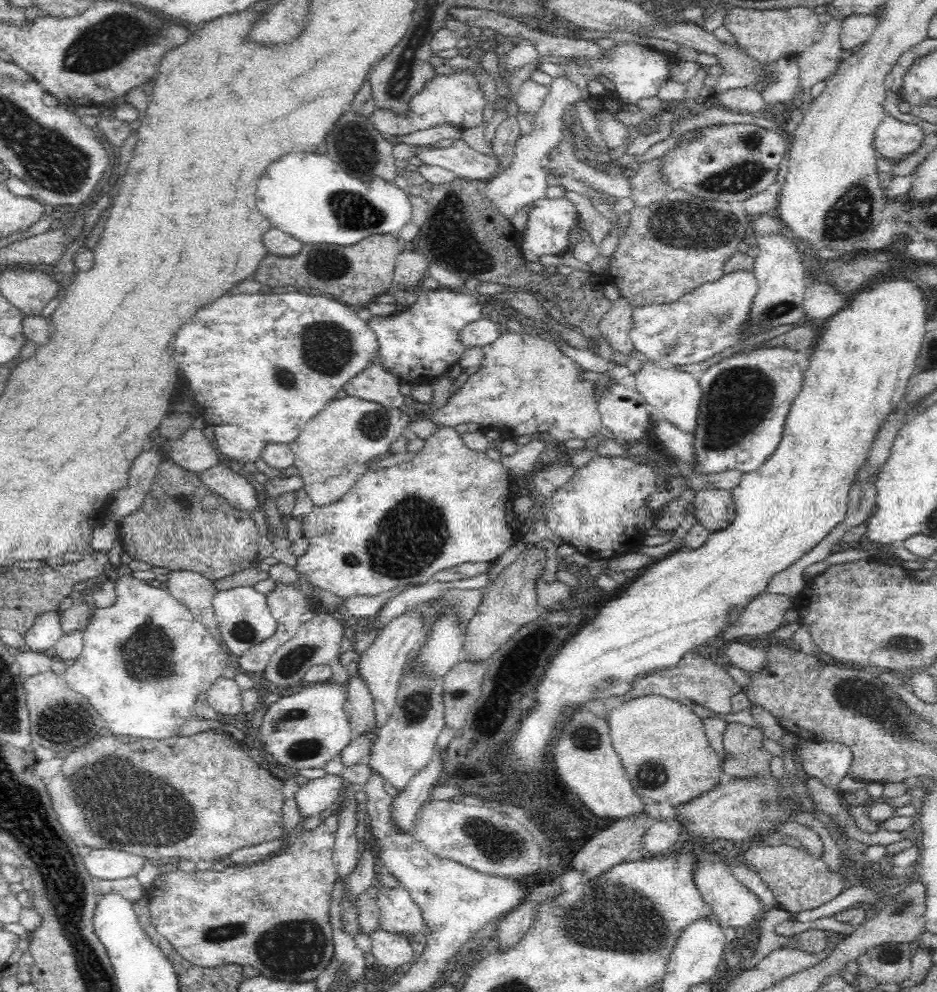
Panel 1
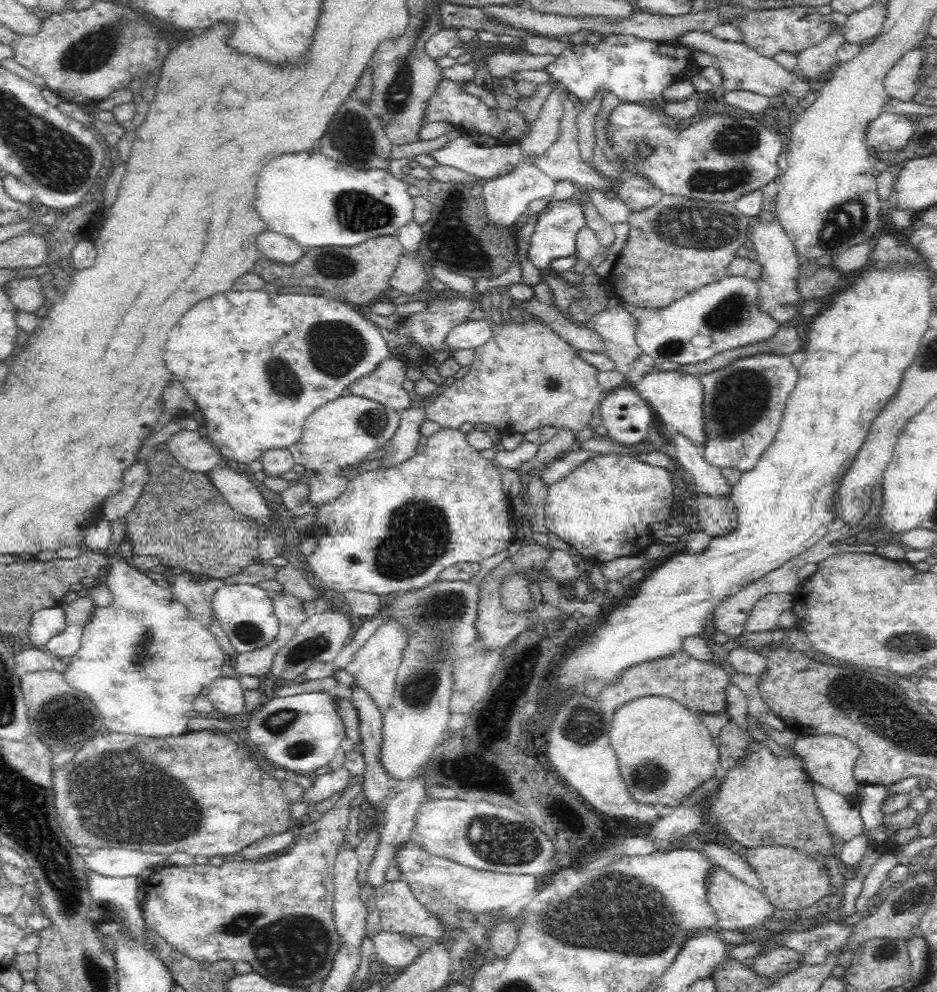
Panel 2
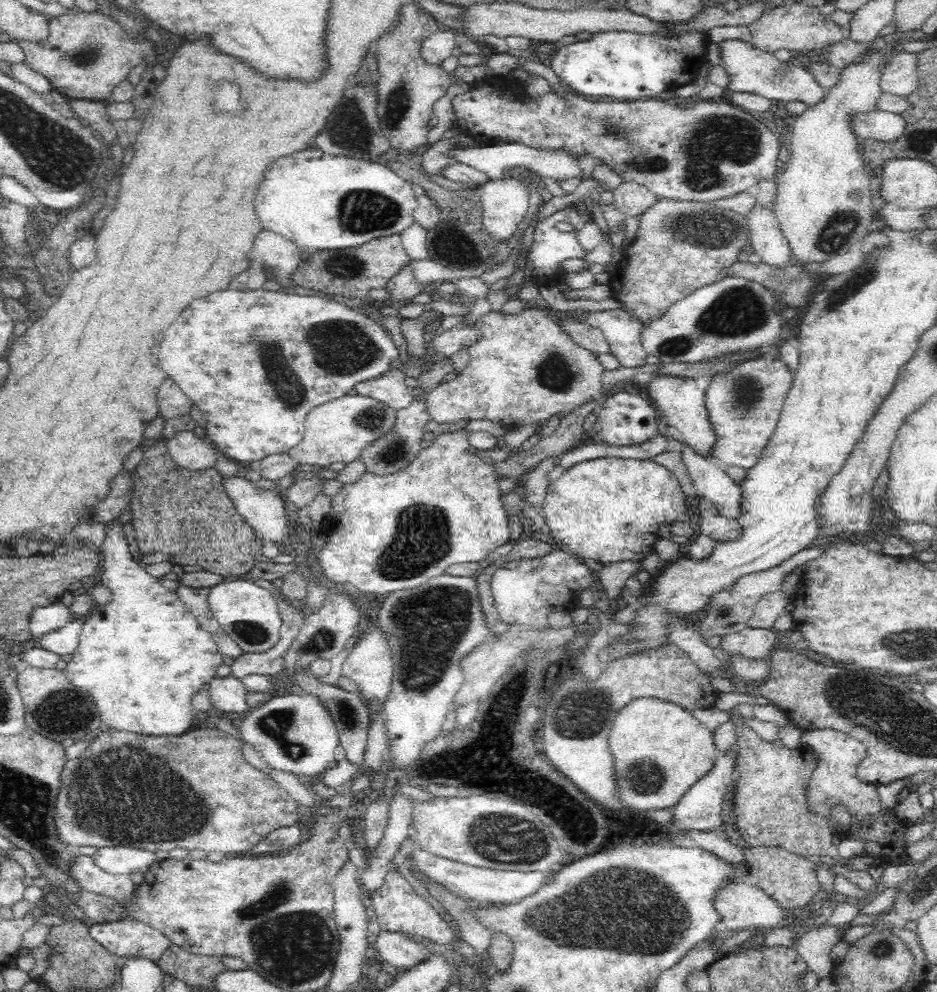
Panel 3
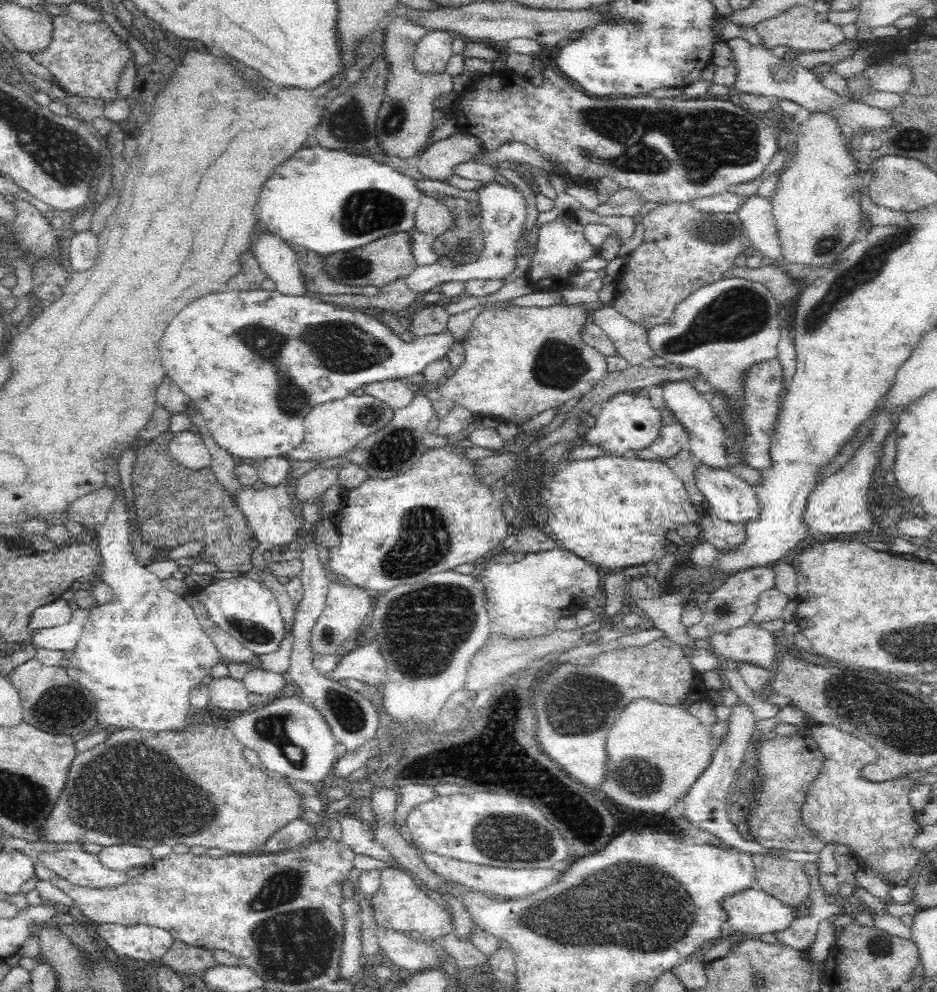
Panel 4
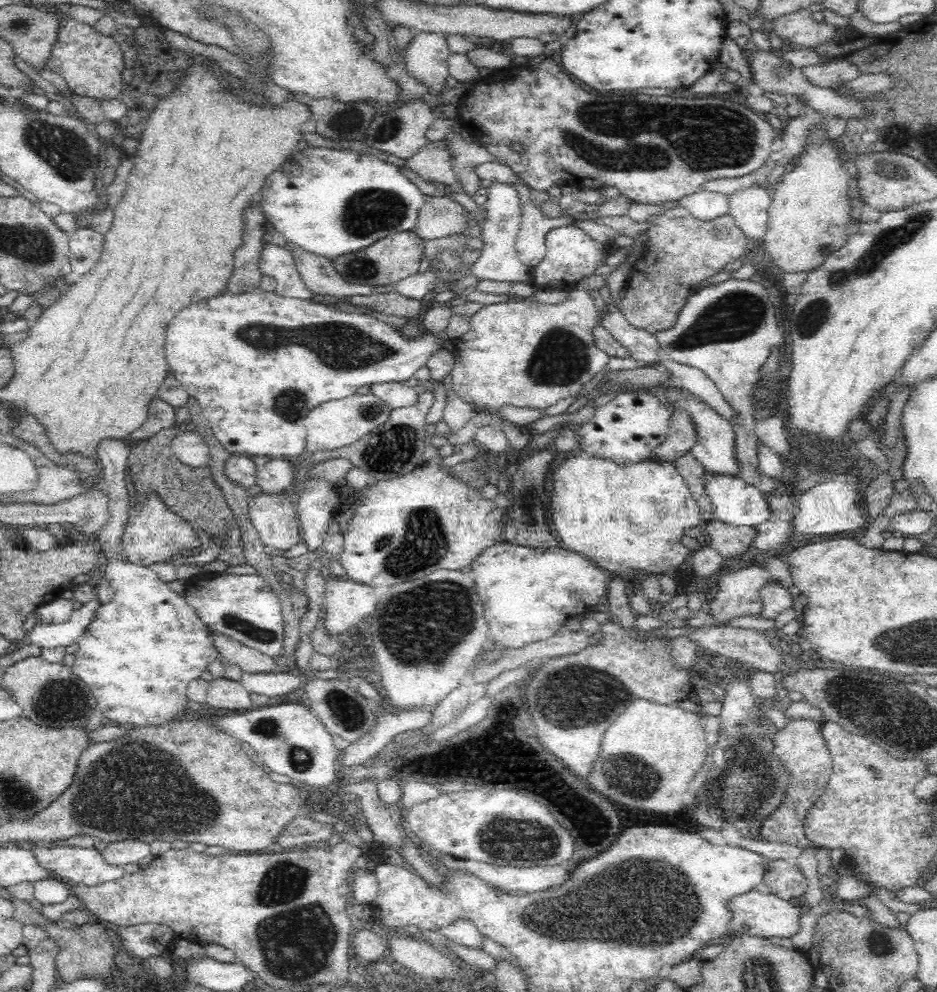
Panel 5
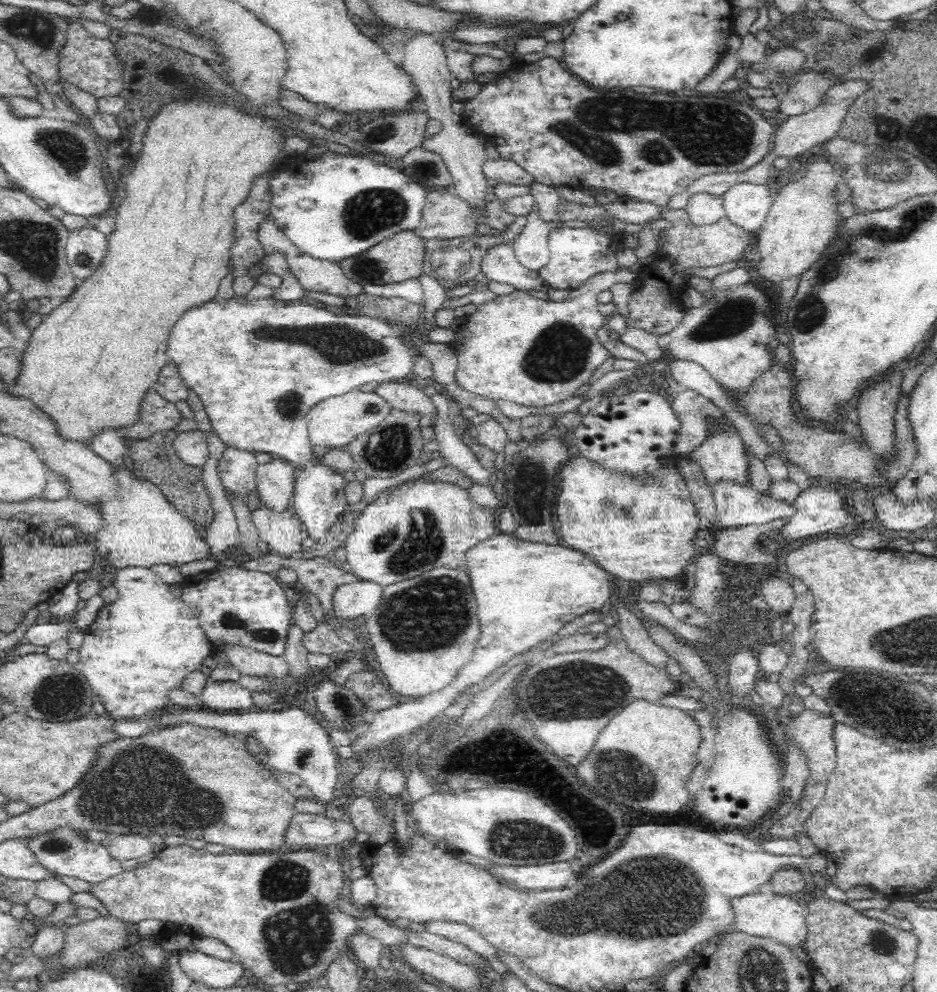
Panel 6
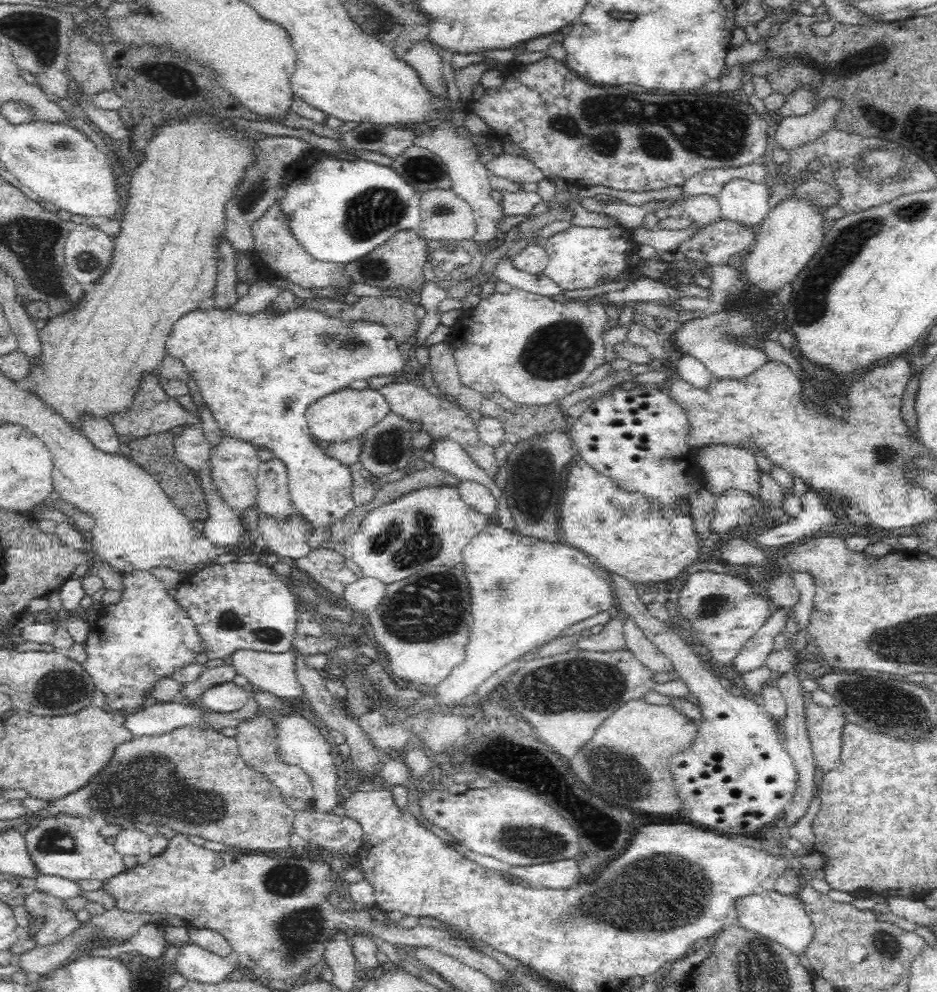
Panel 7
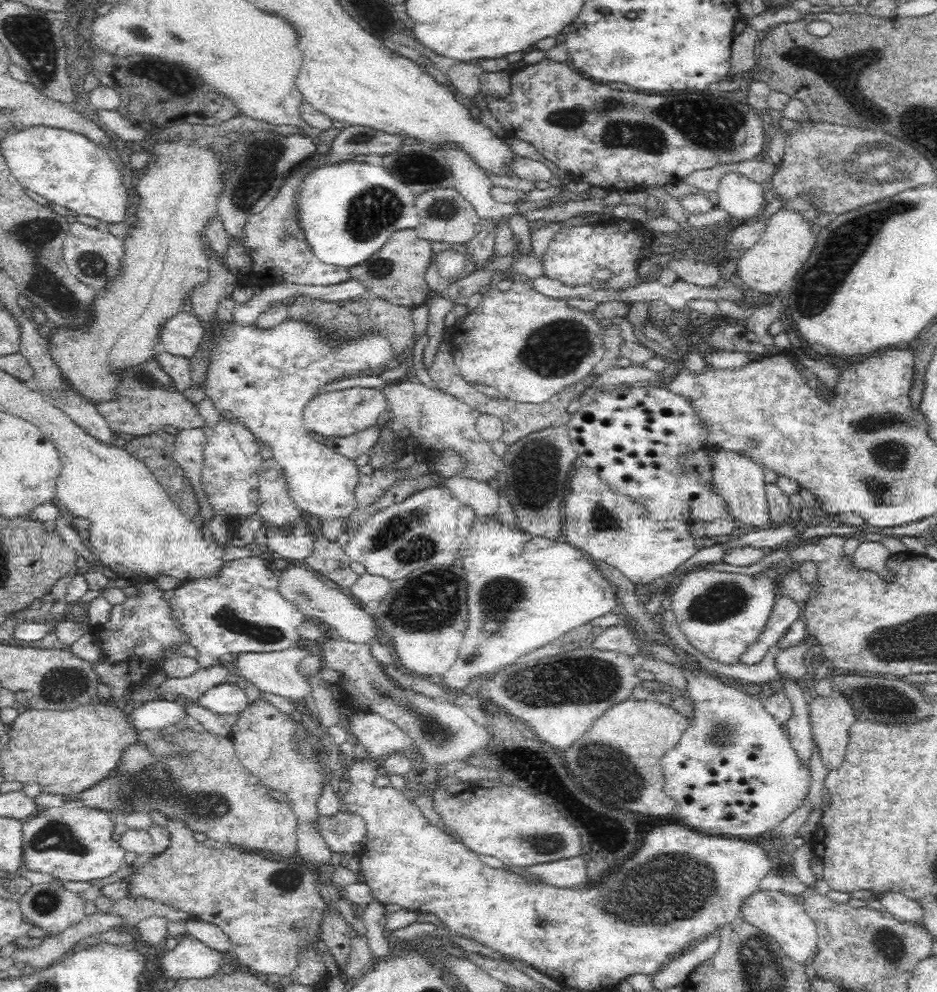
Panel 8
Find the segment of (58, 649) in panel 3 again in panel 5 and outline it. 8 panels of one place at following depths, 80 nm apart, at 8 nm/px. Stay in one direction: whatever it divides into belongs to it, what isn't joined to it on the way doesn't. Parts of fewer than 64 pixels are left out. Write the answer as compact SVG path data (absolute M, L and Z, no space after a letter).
M96 597L75 610L69 621L58 624L37 622L32 630L27 632L30 644L35 644L41 649L74 644L84 634L100 605L100 599Z

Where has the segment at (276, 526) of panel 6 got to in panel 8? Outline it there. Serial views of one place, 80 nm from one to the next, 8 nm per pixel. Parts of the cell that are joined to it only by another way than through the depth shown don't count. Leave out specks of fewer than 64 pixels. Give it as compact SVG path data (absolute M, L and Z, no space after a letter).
M268 526L269 547L274 550L276 557L290 558L292 562L303 562L314 552L314 541L310 544L310 538L306 530L302 532L300 540L294 536L294 532L286 532Z

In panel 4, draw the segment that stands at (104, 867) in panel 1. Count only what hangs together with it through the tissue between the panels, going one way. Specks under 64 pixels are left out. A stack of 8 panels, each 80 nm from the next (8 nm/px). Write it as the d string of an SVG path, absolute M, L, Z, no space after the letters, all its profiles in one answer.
M130 844L102 847L97 856L103 866L125 873L131 868L144 869L153 861L150 849Z

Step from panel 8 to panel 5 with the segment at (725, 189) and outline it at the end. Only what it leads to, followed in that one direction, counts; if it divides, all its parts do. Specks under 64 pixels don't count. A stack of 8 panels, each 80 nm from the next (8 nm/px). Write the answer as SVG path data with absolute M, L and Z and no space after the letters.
M758 185L742 187L727 195L728 214L748 238L762 240L772 195L771 190Z

